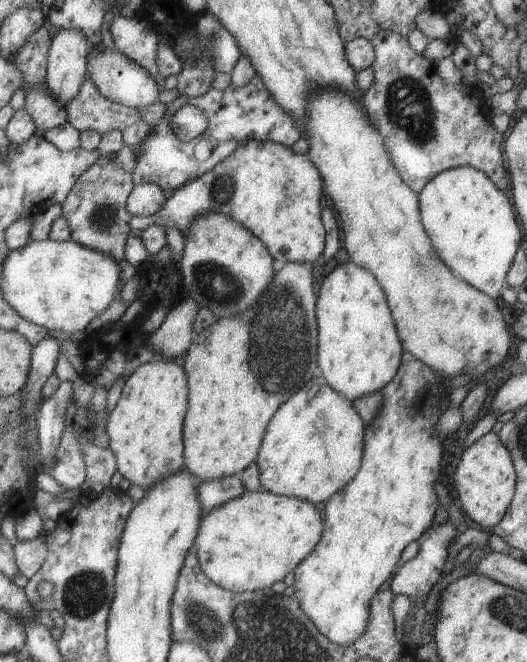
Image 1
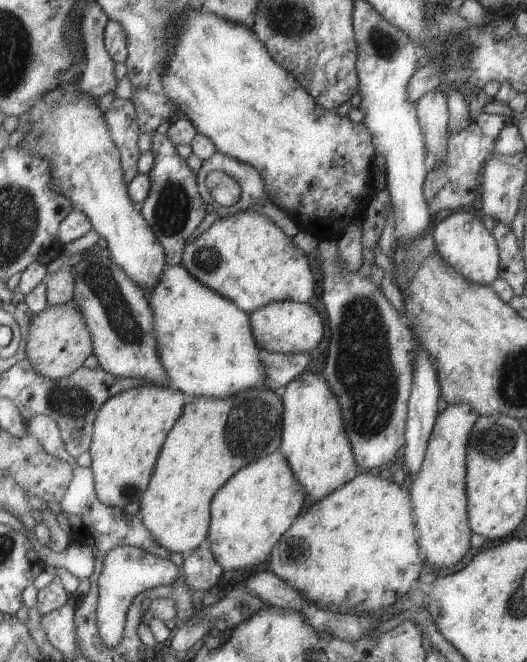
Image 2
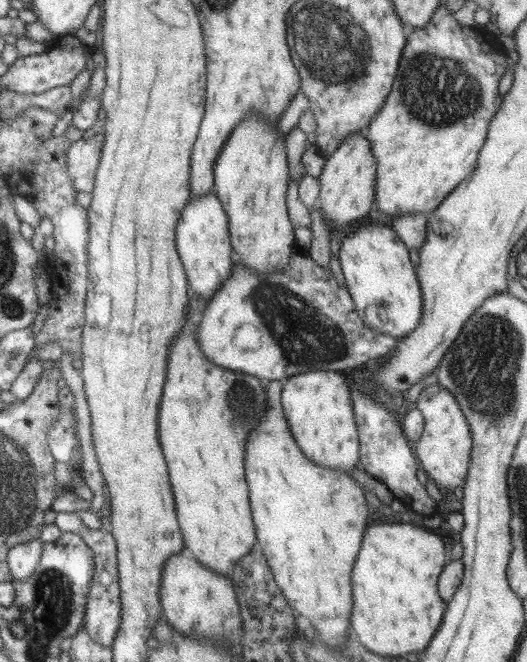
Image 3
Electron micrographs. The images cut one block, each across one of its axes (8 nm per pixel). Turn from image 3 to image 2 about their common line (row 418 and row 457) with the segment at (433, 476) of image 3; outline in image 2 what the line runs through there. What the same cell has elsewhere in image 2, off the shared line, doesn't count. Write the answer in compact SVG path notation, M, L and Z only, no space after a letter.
M467 403L448 404L437 415L420 471L408 487L421 556L439 568L453 566L469 548L472 530L466 507L466 448L477 417L478 414Z

